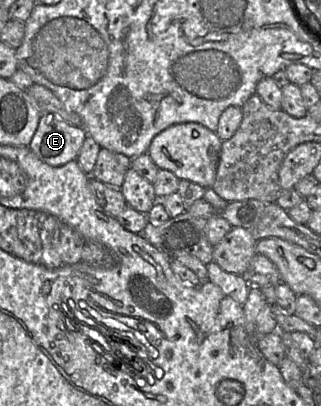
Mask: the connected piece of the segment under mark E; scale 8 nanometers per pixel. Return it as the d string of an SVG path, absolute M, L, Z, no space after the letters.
M41 113L28 147L43 162L62 166L76 160L86 137L82 126L73 126L52 113Z

